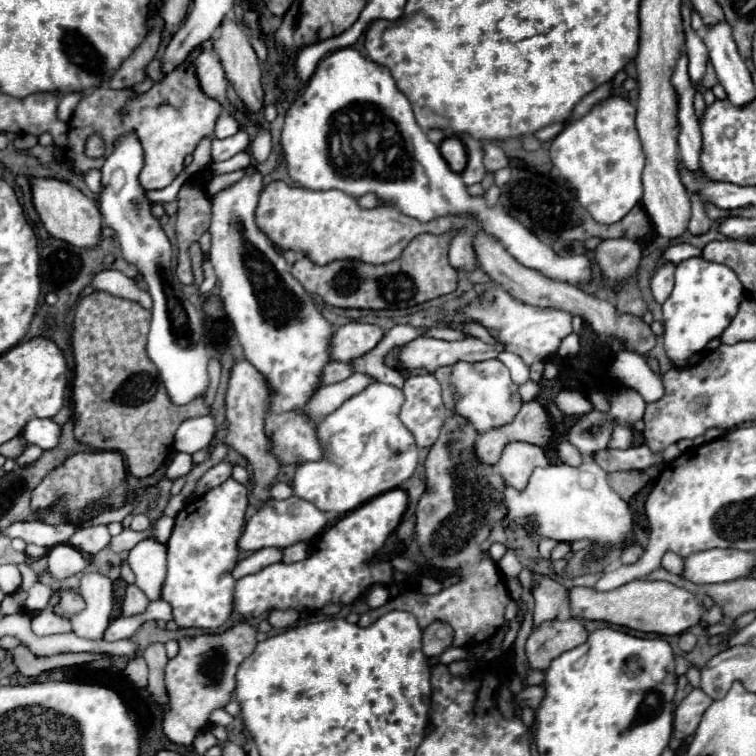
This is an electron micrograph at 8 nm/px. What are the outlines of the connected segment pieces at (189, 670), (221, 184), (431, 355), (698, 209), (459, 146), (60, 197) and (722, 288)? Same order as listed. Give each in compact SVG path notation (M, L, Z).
M247 621L235 623L223 633L201 633L179 639L179 653L165 667L169 709L163 713L163 733L175 745L189 747L191 741L209 725L209 715L233 699L235 673L257 645L257 629Z
M237 170L227 174L216 175L211 178L209 183L205 184L205 191L208 196L212 197L219 191L233 185L244 176L245 170Z
M419 337L403 345L399 353L401 373L409 375L425 375L433 373L443 365L453 365L455 361L485 361L497 357L503 347L497 343L495 347L483 343L475 337L465 337L461 341L439 341L431 337Z
M691 193L691 203L693 203L693 215L689 223L689 233L707 233L711 227L711 219L705 213L703 197L699 193Z
M449 137L439 145L439 151L443 155L443 159L447 161L447 165L455 171L455 173L463 173L463 169L467 167L467 153L465 153L465 145L461 143L459 137Z
M33 177L29 179L31 185L31 199L33 199L33 207L43 223L43 227L47 229L47 233L55 239L61 239L69 245L75 247L95 247L101 239L101 213L95 201L91 201L89 197L85 197L79 189L75 189L73 185L59 181L59 179L51 179L51 177Z
M703 257L681 261L675 269L675 289L663 303L663 339L669 359L677 367L683 367L687 365L687 359L699 353L711 339L721 337L723 329L727 329L727 325L735 317L743 297L745 289L735 273L727 269L727 265L711 263Z

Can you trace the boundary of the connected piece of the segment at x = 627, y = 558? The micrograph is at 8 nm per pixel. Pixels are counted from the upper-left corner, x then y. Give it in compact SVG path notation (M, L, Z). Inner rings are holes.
M627 545L627 547L623 549L621 561L623 561L625 565L631 565L631 563L639 561L639 557L641 557L641 555L643 555L643 547L639 547L639 545Z

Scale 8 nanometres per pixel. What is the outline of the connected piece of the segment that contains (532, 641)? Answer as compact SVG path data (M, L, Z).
M555 619L539 625L537 629L533 629L525 645L531 669L545 671L555 657L563 655L569 649L575 649L577 645L583 645L587 637L589 633L577 619Z

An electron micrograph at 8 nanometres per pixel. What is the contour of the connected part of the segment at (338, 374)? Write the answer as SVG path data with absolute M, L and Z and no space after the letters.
M331 361L325 367L325 375L321 377L321 385L329 385L329 383L337 383L347 379L349 375L353 375L353 367L351 363L343 363L343 361Z

